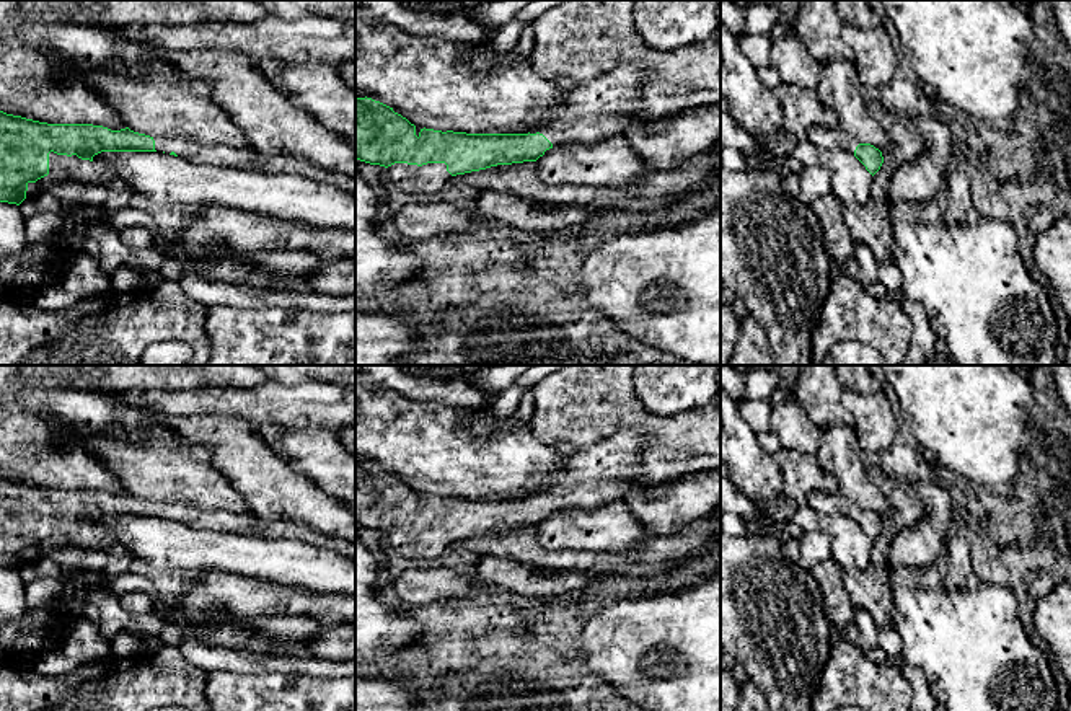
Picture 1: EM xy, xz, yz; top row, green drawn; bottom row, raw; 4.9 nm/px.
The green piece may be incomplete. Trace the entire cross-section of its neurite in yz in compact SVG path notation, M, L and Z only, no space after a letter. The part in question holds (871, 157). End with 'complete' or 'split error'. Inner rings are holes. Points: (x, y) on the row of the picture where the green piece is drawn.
M809 129L807 139L820 147L825 148L841 148L844 152L853 153L864 166L866 170L874 176L882 163L884 157L879 148L875 148L870 144L861 144L856 137L851 134L846 134L843 129Z; split error

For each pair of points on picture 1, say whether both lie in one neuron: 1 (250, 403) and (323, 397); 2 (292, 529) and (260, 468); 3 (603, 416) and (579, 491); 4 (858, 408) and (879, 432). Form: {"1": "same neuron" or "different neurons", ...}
{"1": "same neuron", "2": "different neurons", "3": "different neurons", "4": "same neuron"}

